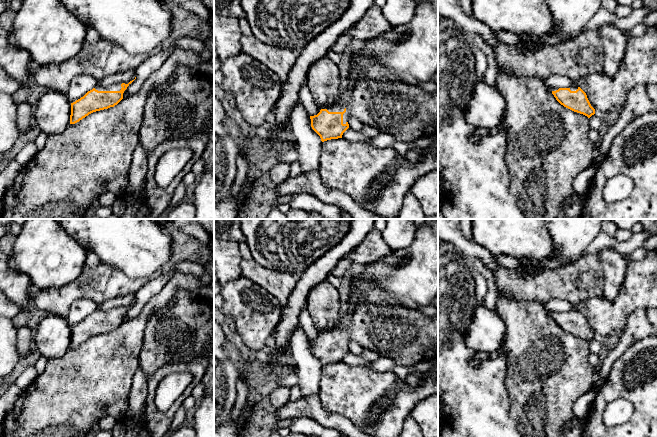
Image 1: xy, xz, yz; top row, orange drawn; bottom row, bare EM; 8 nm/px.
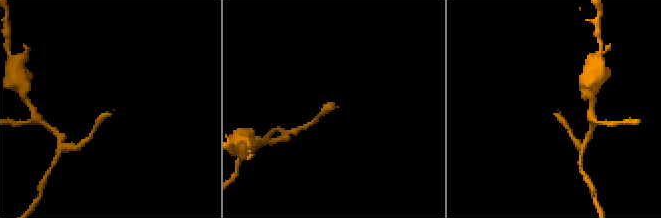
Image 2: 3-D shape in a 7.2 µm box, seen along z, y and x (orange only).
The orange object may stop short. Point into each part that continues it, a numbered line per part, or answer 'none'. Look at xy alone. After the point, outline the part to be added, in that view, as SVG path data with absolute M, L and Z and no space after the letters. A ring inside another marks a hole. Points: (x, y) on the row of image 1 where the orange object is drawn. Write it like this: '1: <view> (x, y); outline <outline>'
1: xy (115, 87); outline M121 83L113 84L107 87L99 86L97 85L95 87L96 90L98 91L120 91L121 90Z

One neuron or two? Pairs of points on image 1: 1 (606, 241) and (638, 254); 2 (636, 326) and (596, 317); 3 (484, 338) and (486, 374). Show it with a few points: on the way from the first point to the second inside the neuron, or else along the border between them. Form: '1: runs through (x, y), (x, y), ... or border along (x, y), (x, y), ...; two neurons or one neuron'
1: border along (641, 247), (625, 255); two neurons
2: border along (641, 307), (628, 316), (621, 332); two neurons
3: border along (467, 329), (465, 344), (476, 351); two neurons

